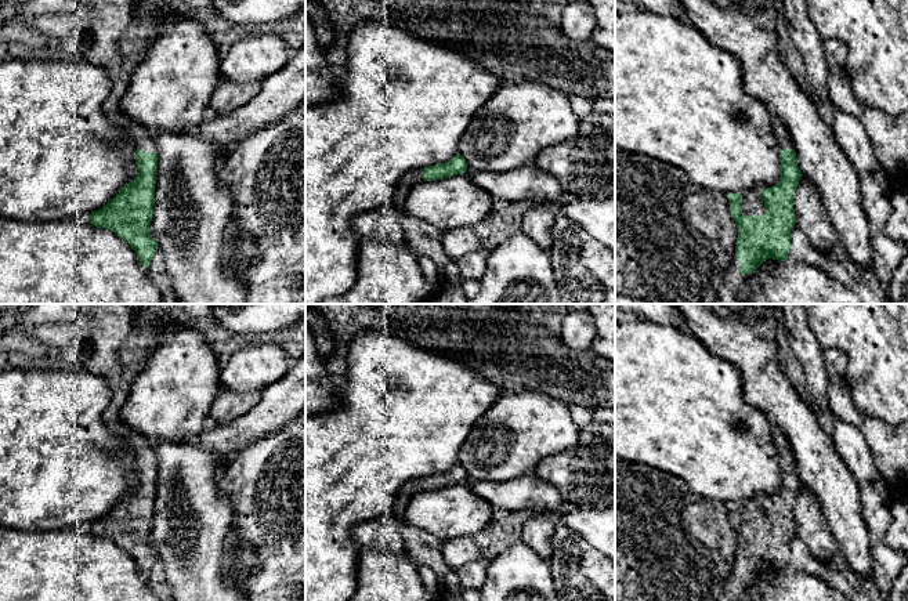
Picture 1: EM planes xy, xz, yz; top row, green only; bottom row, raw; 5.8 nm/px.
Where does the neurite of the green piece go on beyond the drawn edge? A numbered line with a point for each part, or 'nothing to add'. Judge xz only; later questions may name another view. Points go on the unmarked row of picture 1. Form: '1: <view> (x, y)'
1: xz (412, 487)

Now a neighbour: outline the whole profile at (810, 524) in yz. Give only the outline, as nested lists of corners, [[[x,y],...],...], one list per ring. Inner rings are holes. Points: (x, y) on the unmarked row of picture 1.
[[[804,485],[795,500],[793,518],[796,535],[808,547],[810,554],[822,564],[831,560],[838,550],[838,542],[828,528],[820,502]]]

